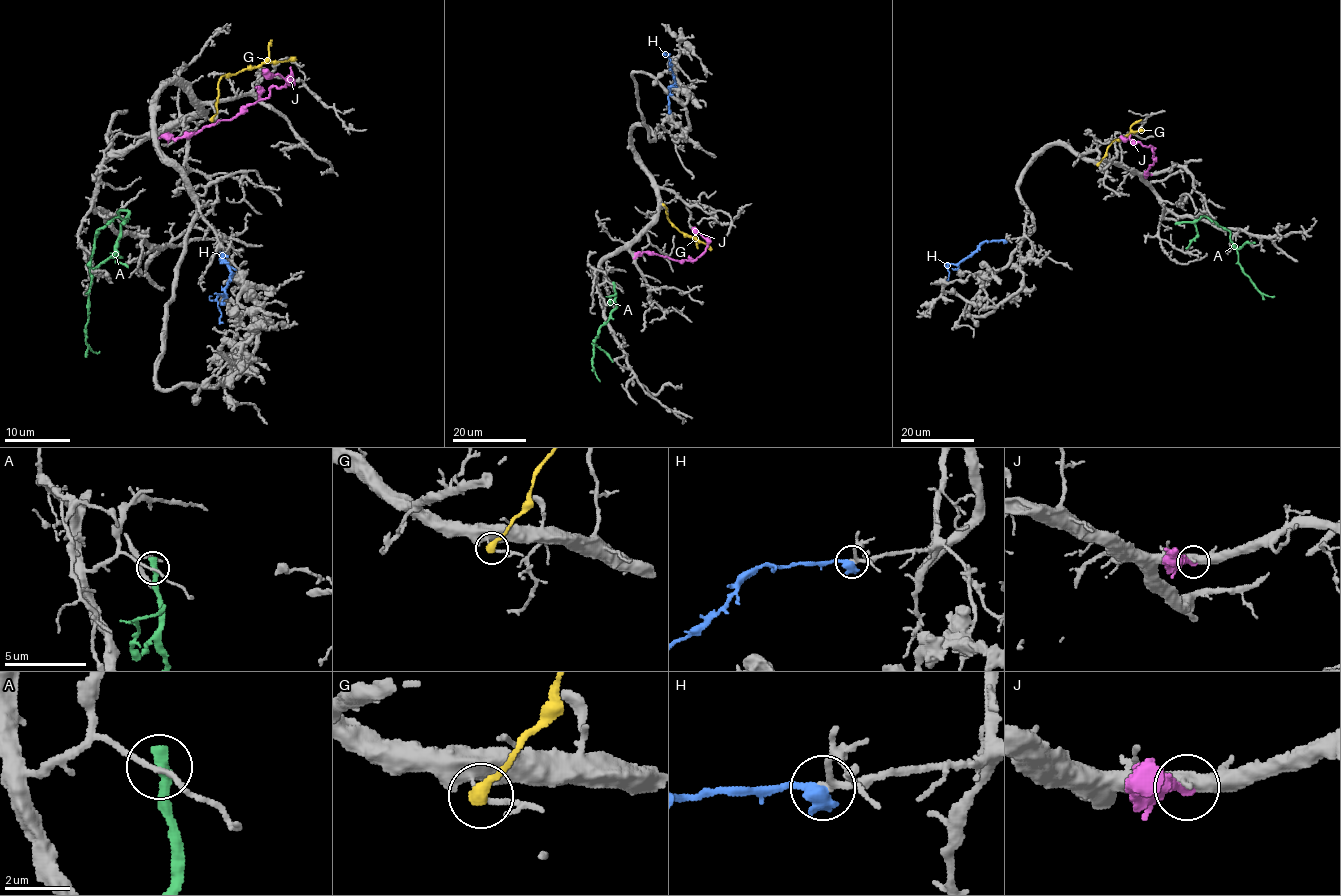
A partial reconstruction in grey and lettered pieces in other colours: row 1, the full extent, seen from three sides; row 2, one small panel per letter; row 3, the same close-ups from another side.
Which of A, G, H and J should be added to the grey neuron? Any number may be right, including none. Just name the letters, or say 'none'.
H

